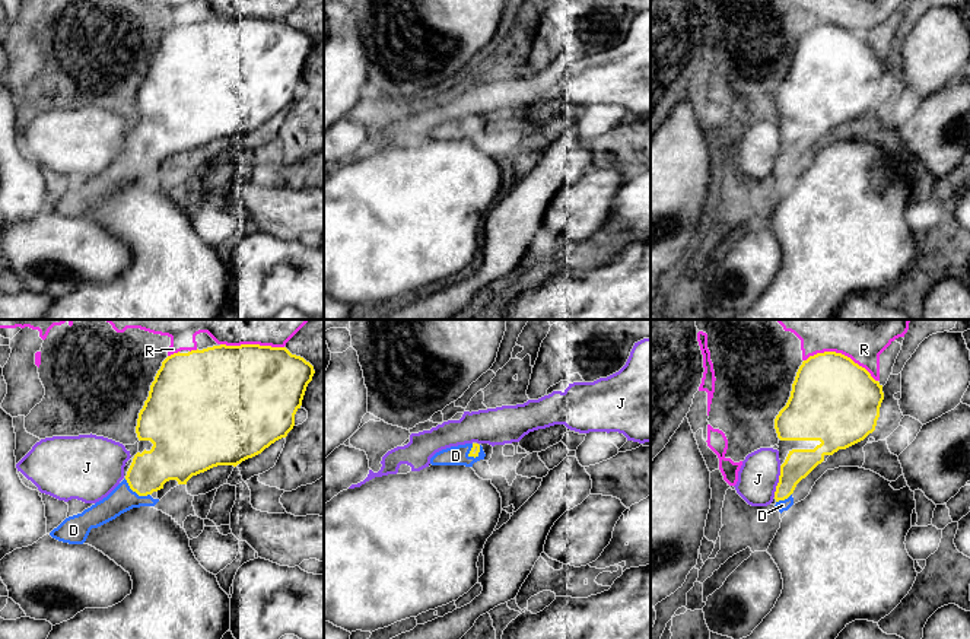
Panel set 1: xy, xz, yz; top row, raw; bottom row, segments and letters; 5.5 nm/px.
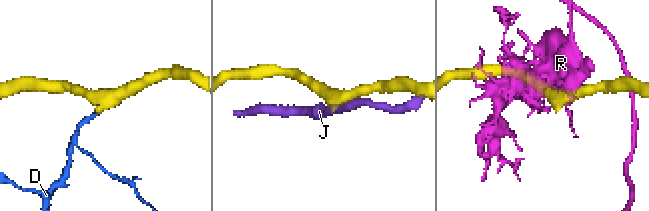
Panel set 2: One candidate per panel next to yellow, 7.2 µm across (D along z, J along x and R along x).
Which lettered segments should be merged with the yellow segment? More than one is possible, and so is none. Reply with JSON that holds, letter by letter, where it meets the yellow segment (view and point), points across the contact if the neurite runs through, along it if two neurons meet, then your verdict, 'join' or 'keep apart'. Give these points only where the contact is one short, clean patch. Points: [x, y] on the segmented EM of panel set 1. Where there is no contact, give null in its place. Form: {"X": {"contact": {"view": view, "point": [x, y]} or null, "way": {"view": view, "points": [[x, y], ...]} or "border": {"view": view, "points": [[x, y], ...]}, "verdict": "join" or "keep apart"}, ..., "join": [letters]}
{"D": {"contact": {"view": "xy", "point": [136, 492]}, "way": {"view": "xy", "points": [[168, 460], [136, 492], [121, 499]]}, "verdict": "join"}, "J": {"contact": {"view": "yz", "point": [779, 482]}, "verdict": "keep apart"}, "R": {"contact": {"view": "yz", "point": [840, 353]}, "verdict": "keep apart"}, "join": ["D"]}

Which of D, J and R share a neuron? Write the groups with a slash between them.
D / J / R

